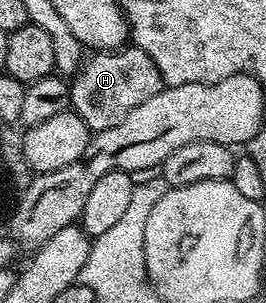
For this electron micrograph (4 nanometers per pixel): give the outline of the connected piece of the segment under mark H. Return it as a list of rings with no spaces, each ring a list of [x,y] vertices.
[[[132,44],[115,51],[97,51],[89,55],[79,67],[77,74],[73,75],[69,87],[71,109],[80,116],[80,120],[84,120],[91,132],[97,132],[120,124],[120,120],[124,120],[124,116],[128,116],[128,112],[132,112],[133,108],[138,108],[152,96],[158,95],[164,88],[164,83],[152,58],[143,49]]]

